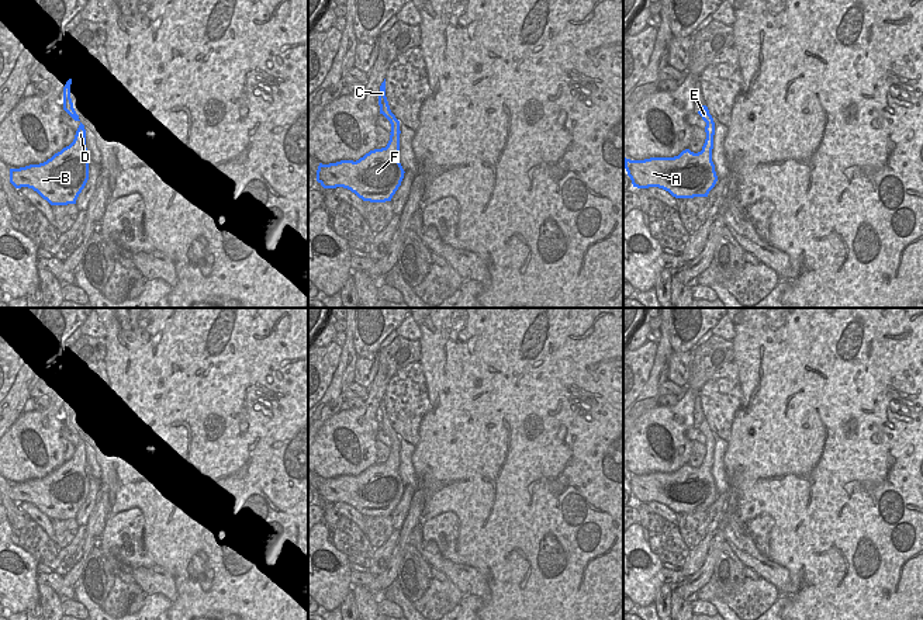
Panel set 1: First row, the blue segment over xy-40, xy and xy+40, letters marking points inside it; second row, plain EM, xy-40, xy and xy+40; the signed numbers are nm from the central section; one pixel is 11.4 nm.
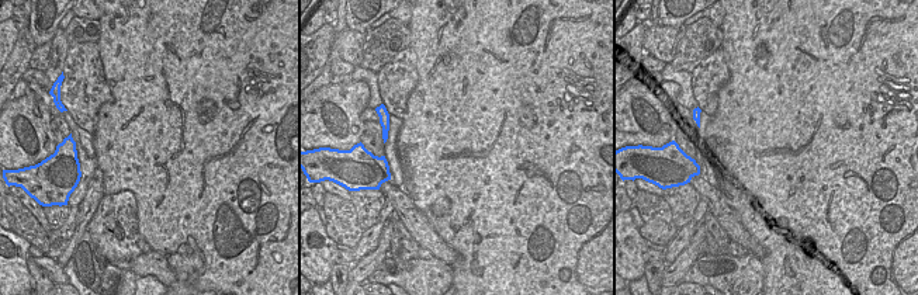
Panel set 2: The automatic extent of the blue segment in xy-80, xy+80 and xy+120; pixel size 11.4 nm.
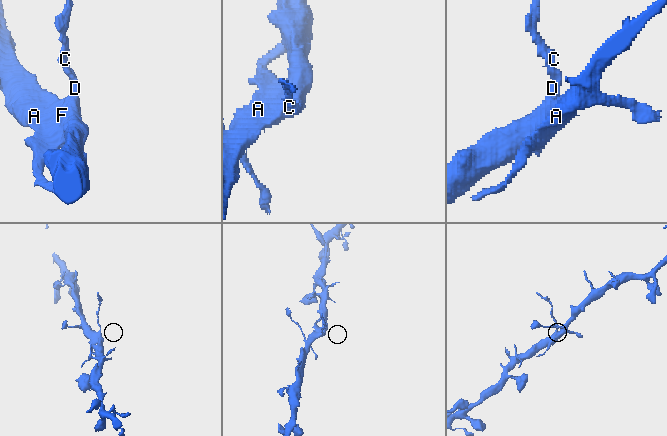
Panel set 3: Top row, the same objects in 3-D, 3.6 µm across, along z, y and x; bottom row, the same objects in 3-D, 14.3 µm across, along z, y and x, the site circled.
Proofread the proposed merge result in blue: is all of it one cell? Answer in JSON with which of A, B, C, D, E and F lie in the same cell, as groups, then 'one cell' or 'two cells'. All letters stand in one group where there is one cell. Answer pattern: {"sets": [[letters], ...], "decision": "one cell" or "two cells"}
{"sets": [["A", "B", "D", "F"], ["C", "E"]], "decision": "two cells"}

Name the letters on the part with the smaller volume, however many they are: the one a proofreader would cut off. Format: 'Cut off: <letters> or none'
Cut off: C, E.

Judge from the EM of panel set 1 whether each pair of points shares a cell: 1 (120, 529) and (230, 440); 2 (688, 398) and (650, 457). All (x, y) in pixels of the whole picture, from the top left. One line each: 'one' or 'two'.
1: two
2: one

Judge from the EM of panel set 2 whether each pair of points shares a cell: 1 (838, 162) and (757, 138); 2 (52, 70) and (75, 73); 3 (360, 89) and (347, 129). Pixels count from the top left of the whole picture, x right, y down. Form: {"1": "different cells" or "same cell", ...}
{"1": "same cell", "2": "different cells", "3": "same cell"}

